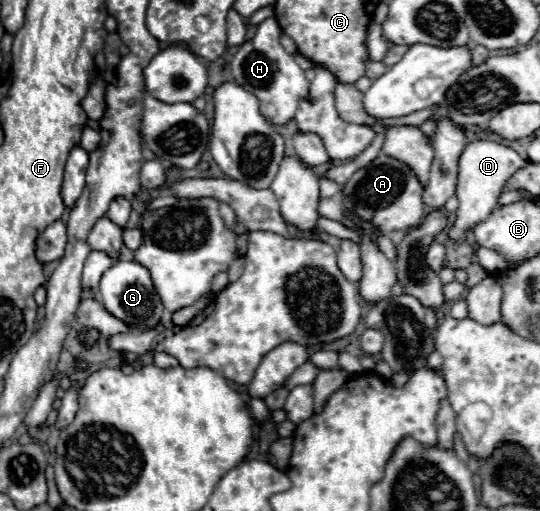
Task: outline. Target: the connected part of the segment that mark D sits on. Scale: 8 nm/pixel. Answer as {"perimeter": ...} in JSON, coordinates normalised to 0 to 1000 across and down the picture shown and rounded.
{"perimeter":[[[881,272],[859,288],[852,303],[852,335],[848,335],[848,366],[844,366],[844,386],[852,401],[844,413],[841,444],[833,448],[833,464],[841,472],[859,472],[863,448],[896,432],[911,417],[911,409],[919,405],[922,382],[937,362],[937,350],[967,323],[970,323],[970,311],[963,311],[963,303],[948,288],[937,288],[922,276]]]}

